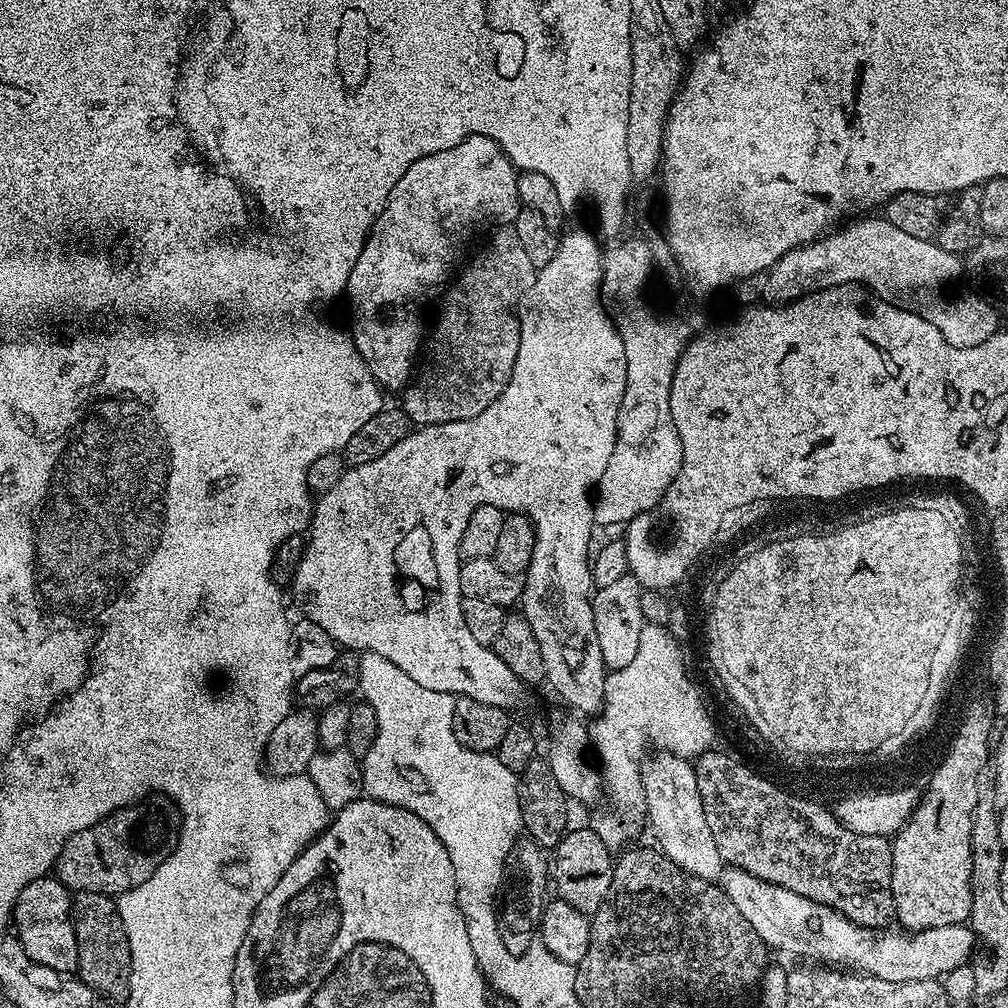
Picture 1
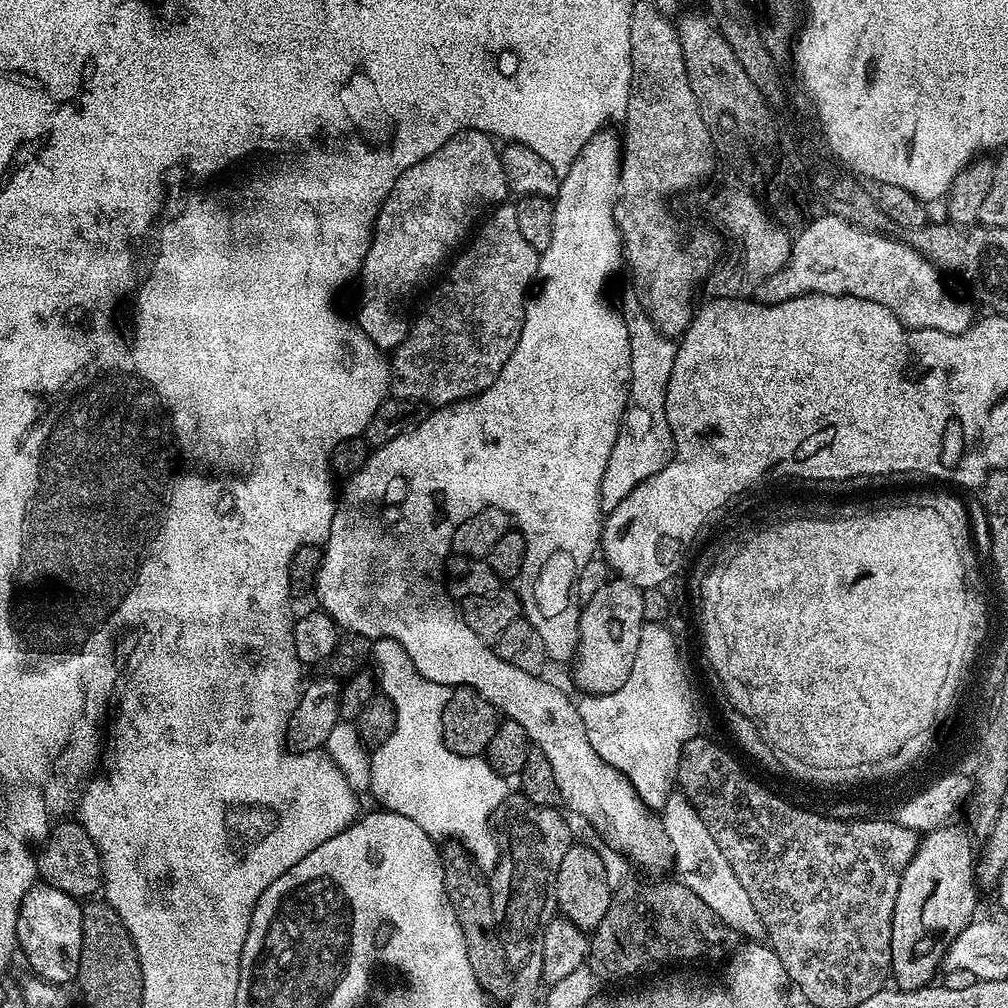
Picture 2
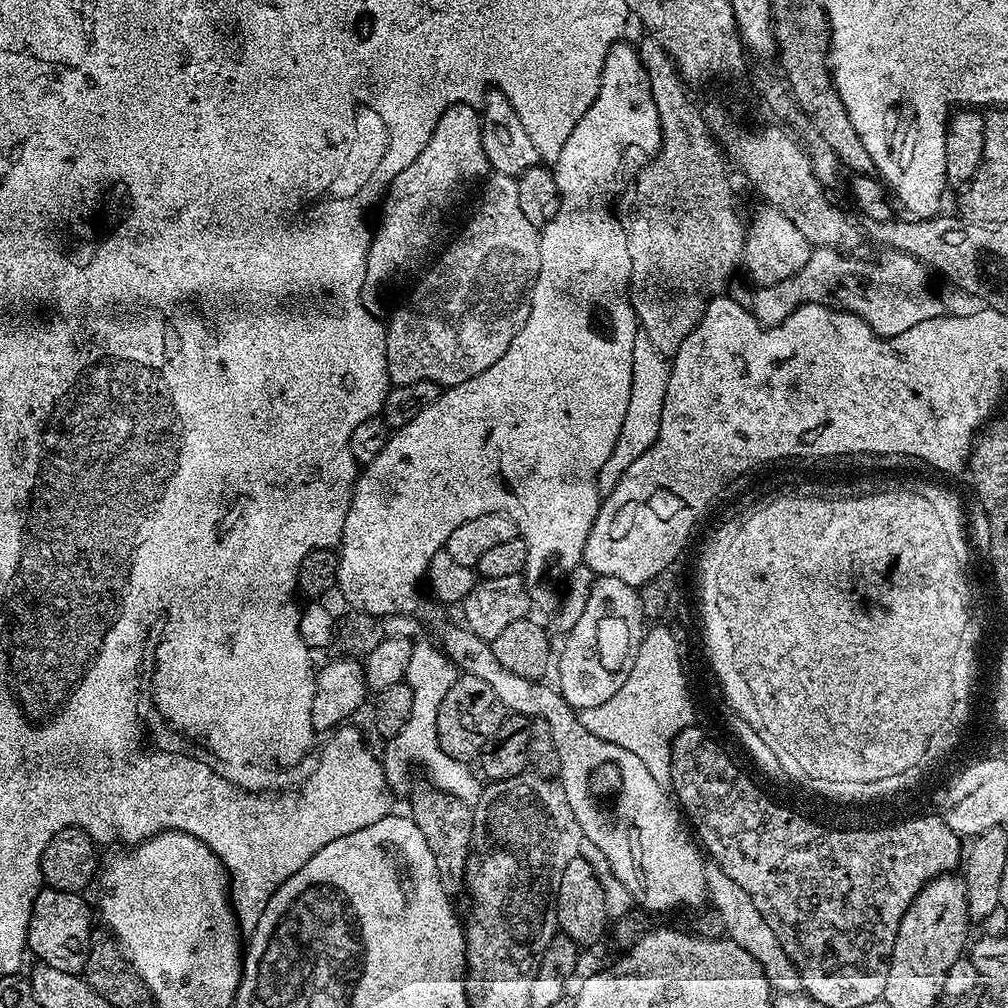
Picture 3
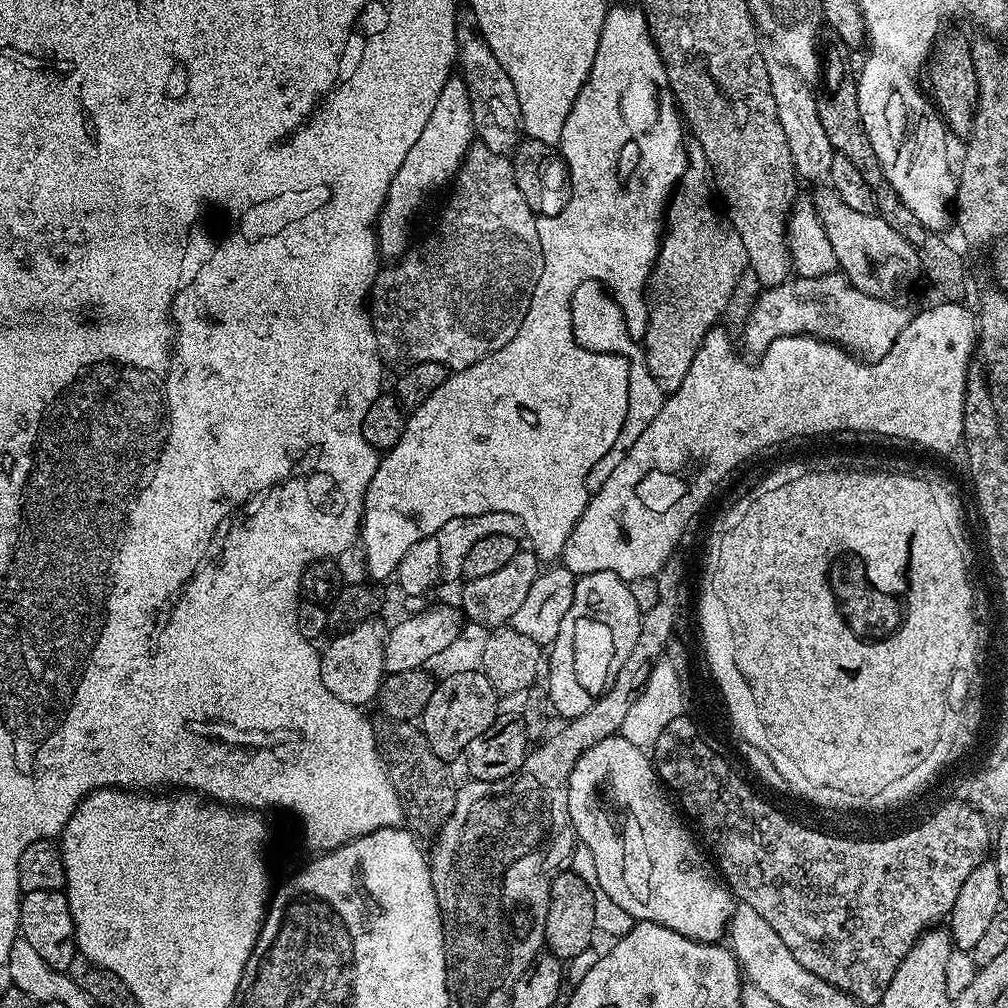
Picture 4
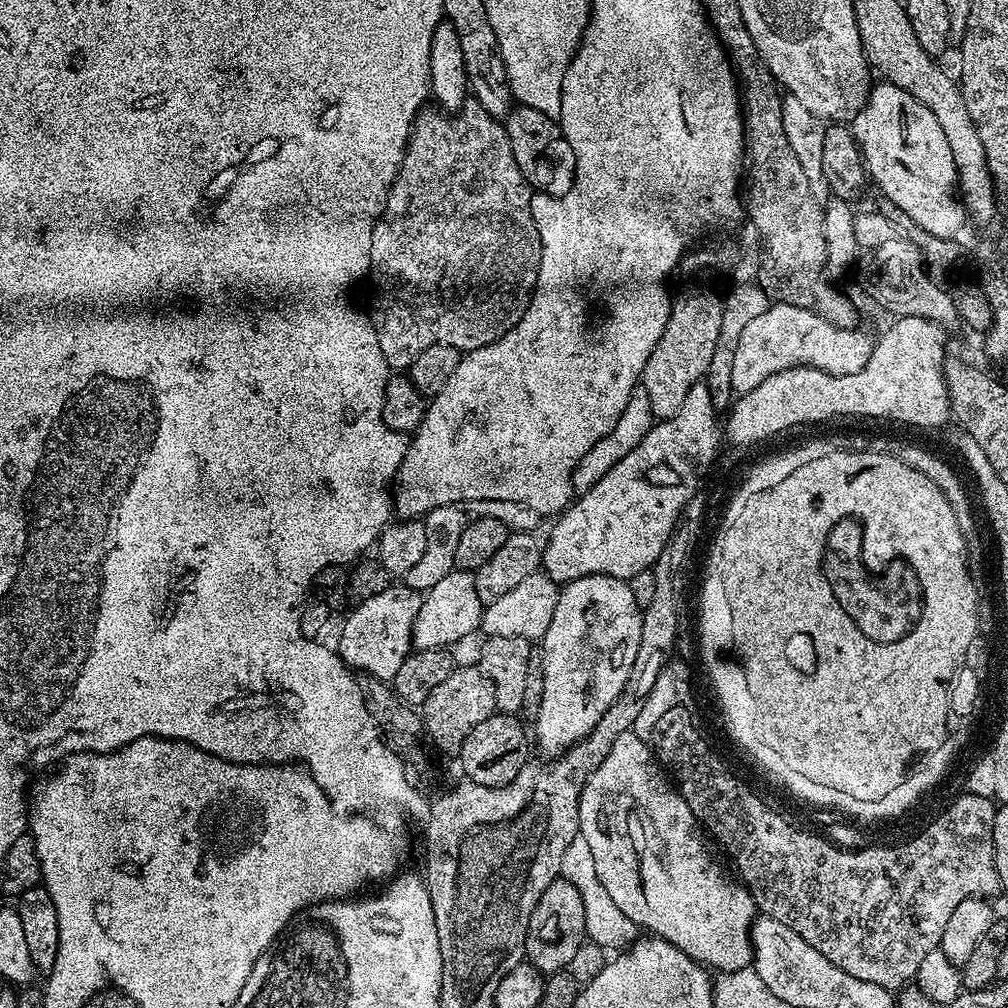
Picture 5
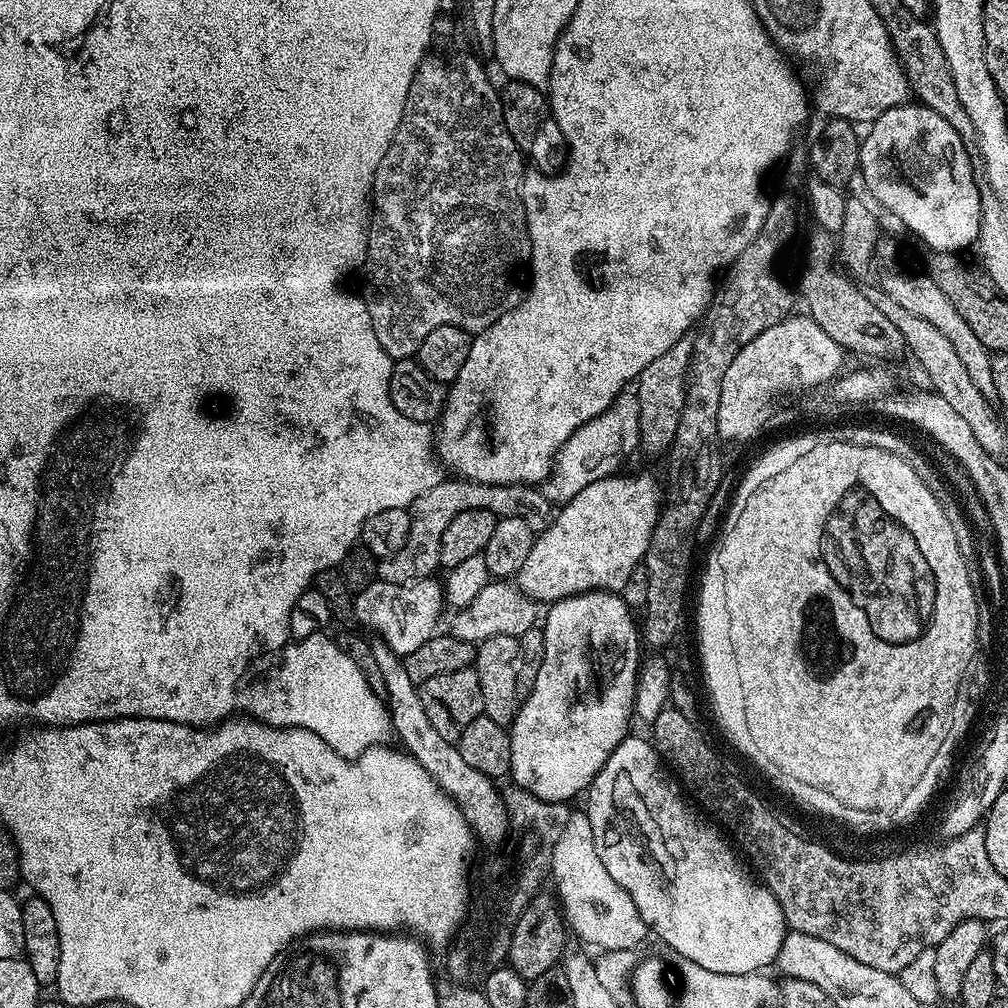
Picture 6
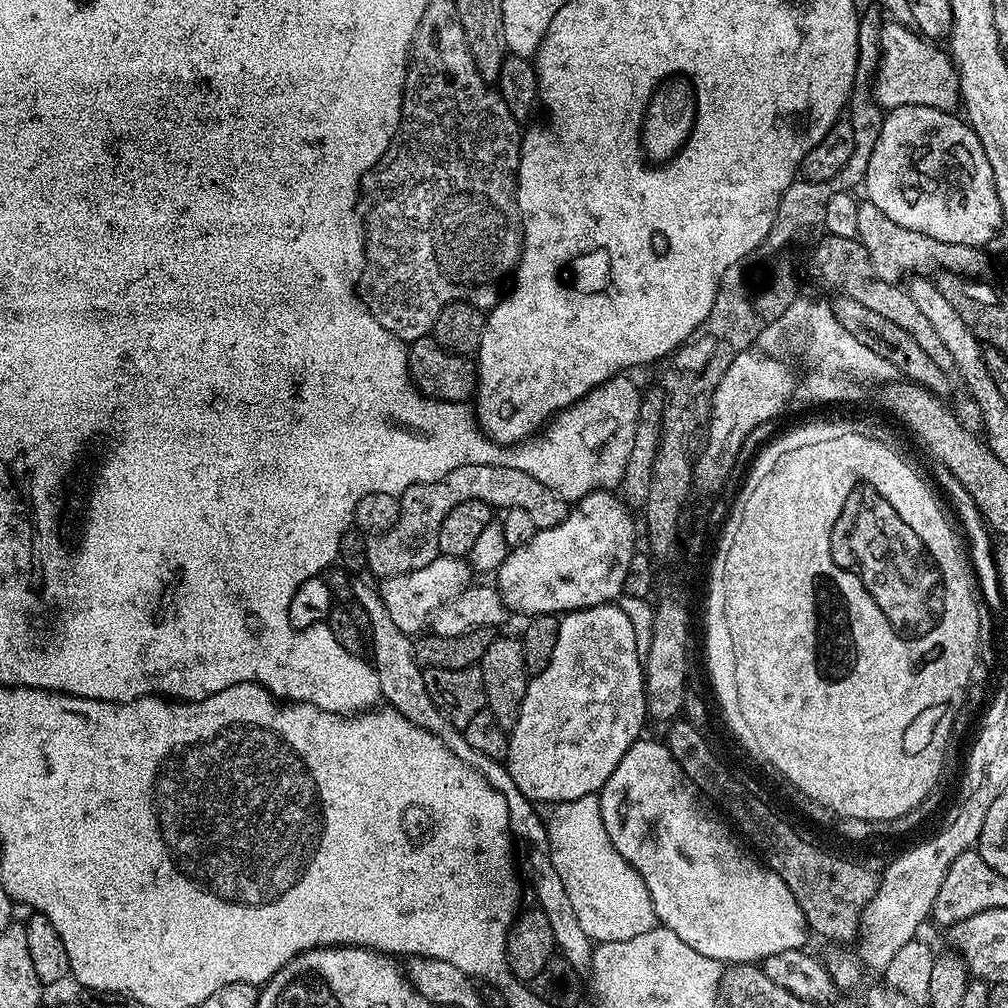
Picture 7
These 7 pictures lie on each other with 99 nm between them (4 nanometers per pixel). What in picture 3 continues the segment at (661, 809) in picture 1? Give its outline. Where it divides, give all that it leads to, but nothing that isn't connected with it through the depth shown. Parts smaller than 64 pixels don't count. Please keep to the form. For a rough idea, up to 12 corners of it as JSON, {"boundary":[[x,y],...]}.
{"boundary":[[718,866],[705,867],[724,936],[763,966],[777,993],[801,983],[750,894]]}

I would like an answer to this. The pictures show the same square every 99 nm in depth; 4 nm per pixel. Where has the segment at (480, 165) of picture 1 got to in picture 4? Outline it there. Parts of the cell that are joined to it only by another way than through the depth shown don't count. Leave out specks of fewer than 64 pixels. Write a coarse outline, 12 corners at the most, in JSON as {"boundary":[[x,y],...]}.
{"boundary":[[445,79],[374,225],[399,258],[408,223],[451,185],[476,136],[463,79]]}

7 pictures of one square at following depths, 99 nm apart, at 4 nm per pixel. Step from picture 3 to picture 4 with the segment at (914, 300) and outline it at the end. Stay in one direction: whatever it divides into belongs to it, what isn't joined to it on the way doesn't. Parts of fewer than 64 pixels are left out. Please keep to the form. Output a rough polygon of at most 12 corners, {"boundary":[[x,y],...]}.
{"boundary":[[839,270],[764,288],[753,354],[811,334],[880,360],[913,317]]}

